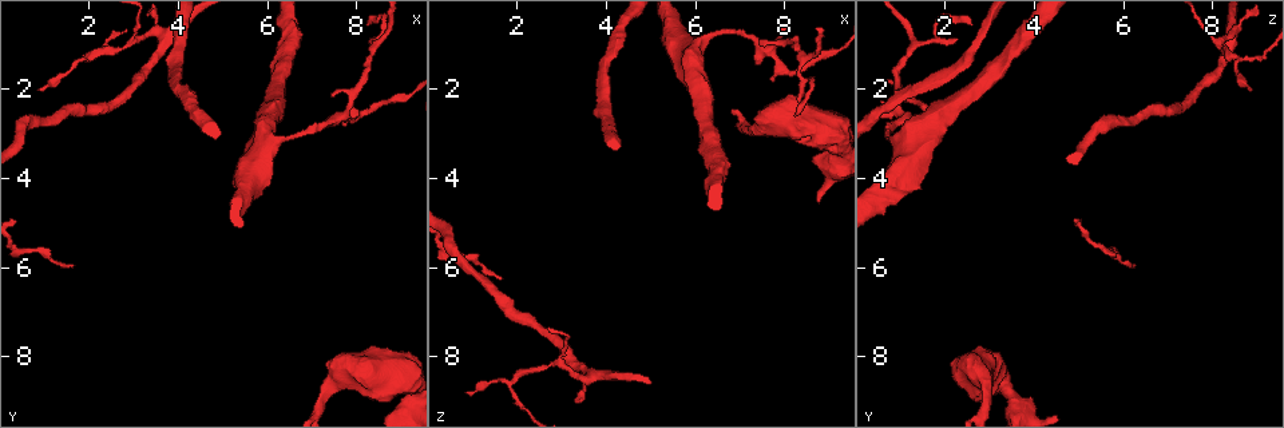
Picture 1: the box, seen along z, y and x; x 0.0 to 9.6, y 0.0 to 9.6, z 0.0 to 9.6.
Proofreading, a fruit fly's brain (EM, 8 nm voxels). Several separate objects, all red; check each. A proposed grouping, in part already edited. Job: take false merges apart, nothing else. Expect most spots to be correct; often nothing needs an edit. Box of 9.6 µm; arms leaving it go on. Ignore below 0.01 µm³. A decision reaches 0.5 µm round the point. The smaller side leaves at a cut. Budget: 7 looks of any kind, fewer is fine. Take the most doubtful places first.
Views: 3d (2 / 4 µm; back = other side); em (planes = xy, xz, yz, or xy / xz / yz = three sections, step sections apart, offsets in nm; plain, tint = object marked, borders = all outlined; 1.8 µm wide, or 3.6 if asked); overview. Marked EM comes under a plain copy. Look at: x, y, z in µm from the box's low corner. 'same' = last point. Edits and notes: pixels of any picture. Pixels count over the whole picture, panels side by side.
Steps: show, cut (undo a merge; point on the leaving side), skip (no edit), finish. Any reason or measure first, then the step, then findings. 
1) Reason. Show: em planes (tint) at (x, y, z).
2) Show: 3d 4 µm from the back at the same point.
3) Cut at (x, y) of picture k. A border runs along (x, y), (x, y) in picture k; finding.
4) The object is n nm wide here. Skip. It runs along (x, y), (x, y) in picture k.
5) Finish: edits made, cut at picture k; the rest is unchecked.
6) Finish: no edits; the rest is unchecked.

Two arms in line, one across. Show: em planes (tint) at (3.70, 0.85, 8.40).

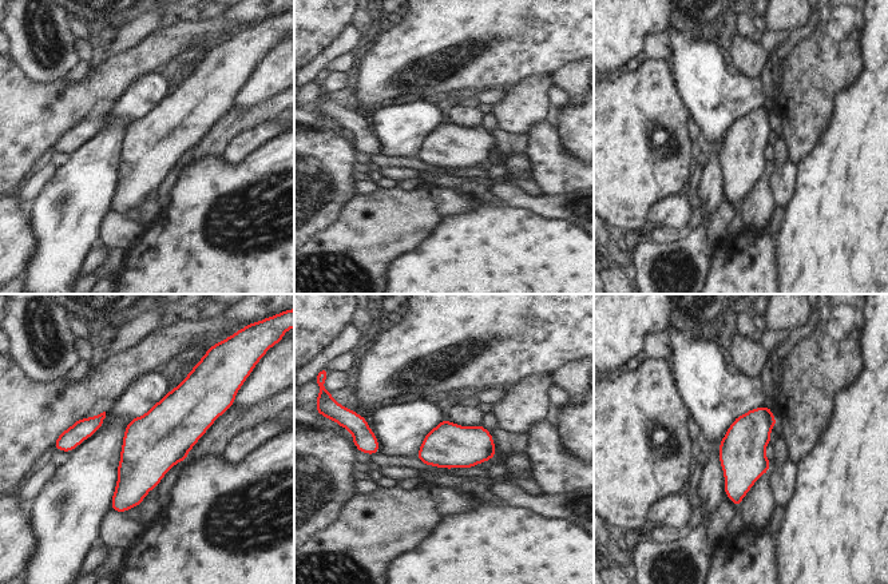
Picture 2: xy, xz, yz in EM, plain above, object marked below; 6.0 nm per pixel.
The object is 280 nm wide here. Skip. Continuous, no second neuron.

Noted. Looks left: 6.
Abrupt turn. Show: em planes (borders) at (7.65, 2.60, 1.15).

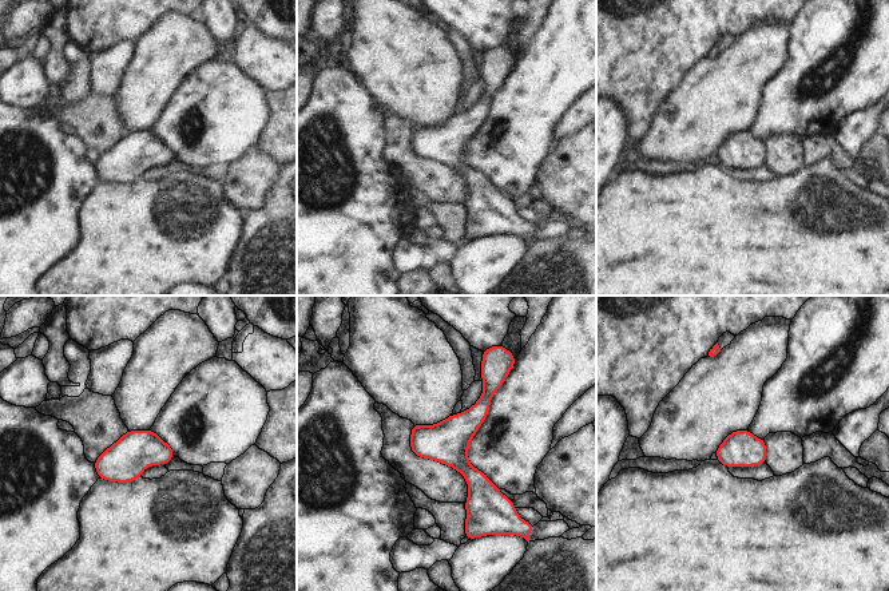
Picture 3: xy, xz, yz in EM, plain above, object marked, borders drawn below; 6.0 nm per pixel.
Skip. One neuron here.

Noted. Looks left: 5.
Show: 3d 4 µm at (8.40, 1.15, 1.30).

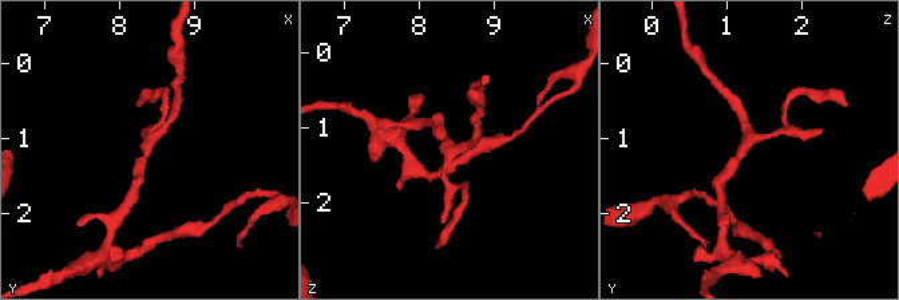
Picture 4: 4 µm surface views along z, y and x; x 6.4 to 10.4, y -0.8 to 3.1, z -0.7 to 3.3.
3 arms meet here. Show: em planes (tint) at (8.40, 1.10, 1.30).

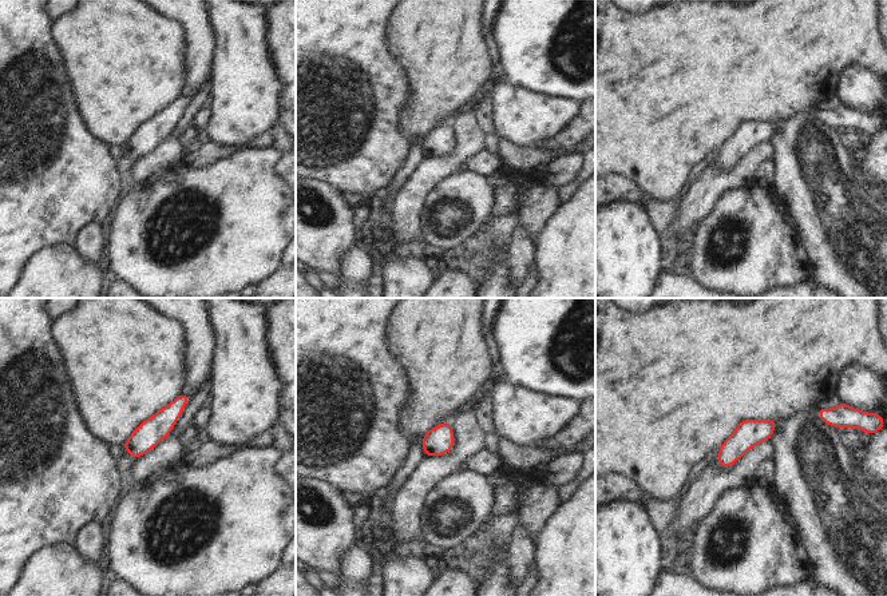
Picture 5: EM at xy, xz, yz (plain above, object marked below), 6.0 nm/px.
Skip. It runs along (183, 397), (137, 445), (127, 448) in picture 5; continuous, no second neuron.

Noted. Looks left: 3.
Finish: no edits; the rest is unchecked.

